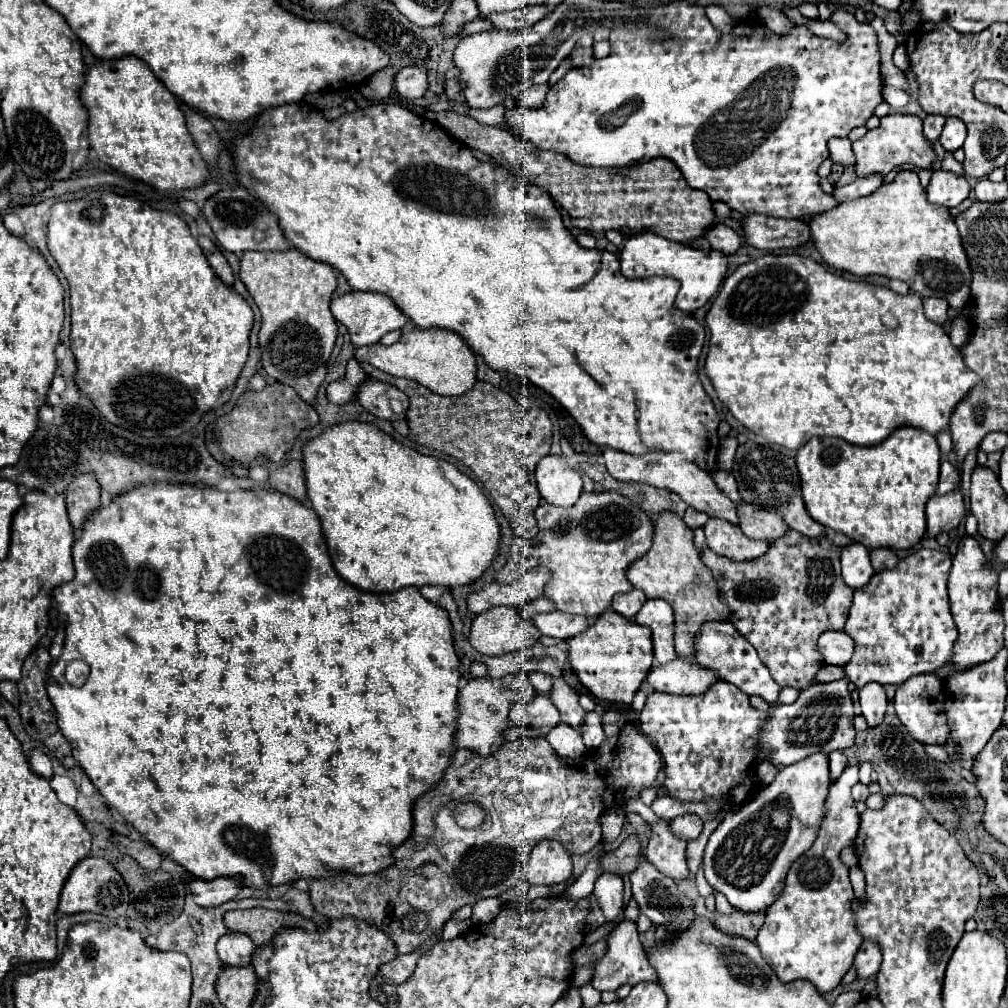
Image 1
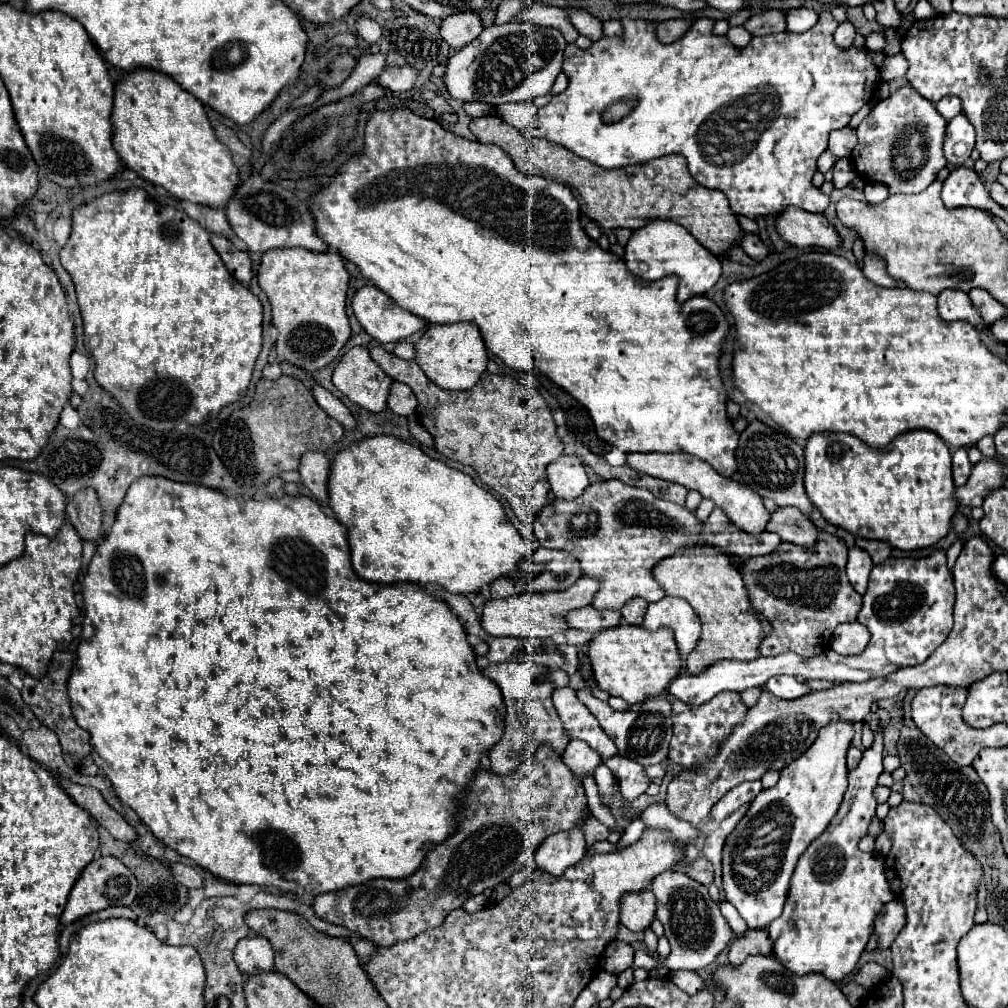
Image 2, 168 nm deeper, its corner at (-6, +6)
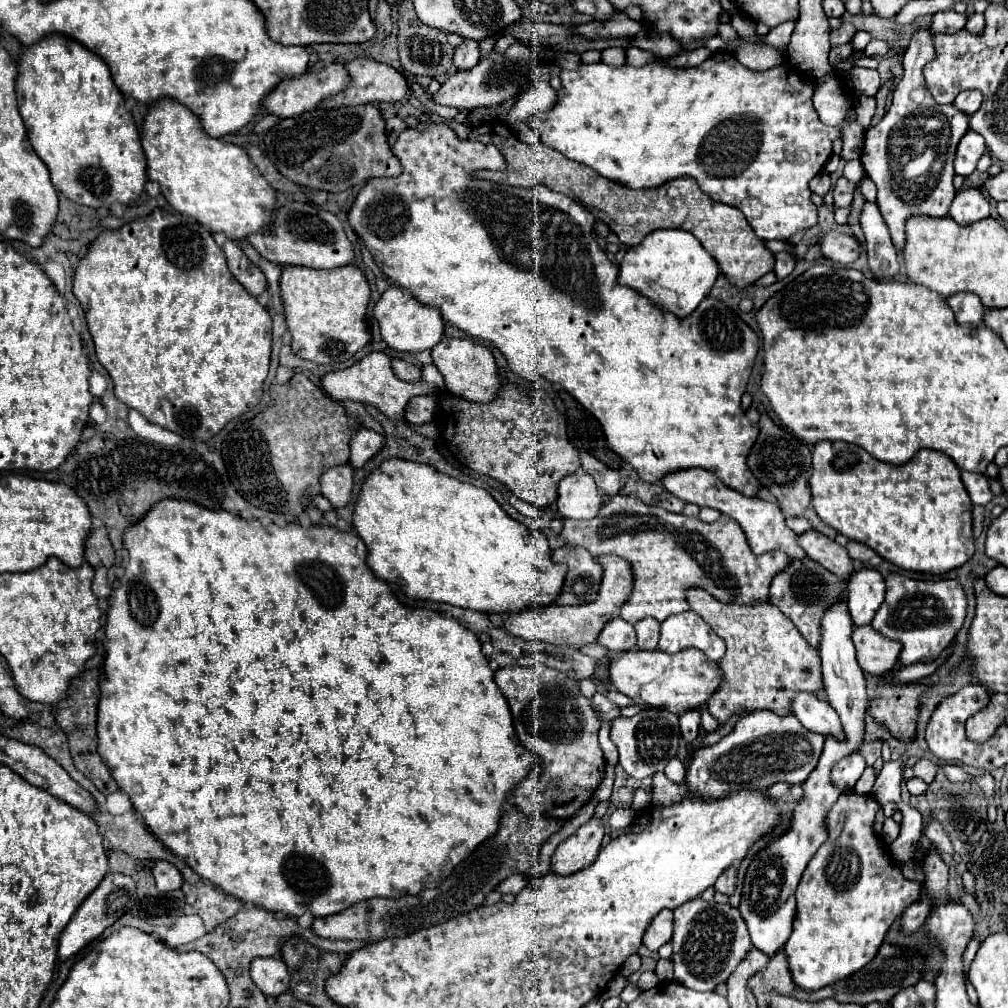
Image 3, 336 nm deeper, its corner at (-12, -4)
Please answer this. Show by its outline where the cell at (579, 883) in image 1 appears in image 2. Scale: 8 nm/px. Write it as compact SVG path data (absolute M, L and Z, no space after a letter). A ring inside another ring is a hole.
M601 764L601 766L597 768L597 772L595 772L593 778L595 778L595 784L597 784L599 792L601 792L605 798L611 798L611 796L615 794L615 778L613 778L611 770L609 770L605 764Z

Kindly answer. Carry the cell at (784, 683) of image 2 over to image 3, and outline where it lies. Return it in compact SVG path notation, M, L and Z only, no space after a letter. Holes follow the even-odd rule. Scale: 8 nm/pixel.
M797 692L791 704L791 712L807 730L819 732L823 736L831 734L835 738L843 738L839 716L835 714L835 710L831 710L831 706L827 706L827 702L823 702L815 694Z

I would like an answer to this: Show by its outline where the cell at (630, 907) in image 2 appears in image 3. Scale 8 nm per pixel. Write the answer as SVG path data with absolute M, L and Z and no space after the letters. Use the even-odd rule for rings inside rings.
M661 910L647 926L643 934L643 946L649 950L659 950L665 942L669 942L673 936L673 912Z

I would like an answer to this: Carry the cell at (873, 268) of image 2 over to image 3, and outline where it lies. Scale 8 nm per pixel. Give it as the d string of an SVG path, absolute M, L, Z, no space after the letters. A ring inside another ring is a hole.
M865 204L861 212L861 228L865 232L865 250L867 250L867 264L873 272L875 280L895 278L901 270L897 248L891 242L889 230L879 214L875 204Z

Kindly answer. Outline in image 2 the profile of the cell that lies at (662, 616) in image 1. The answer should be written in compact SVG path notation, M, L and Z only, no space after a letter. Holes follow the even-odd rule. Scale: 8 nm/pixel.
M665 596L663 600L649 604L643 626L647 630L659 630L663 626L671 628L675 632L677 646L683 658L687 658L701 640L699 616L683 598Z

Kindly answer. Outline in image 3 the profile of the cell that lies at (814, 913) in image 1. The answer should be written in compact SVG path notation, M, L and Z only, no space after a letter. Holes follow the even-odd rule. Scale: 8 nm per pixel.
M843 792L831 808L831 814L827 816L829 838L811 858L801 876L801 882L797 886L797 914L793 922L793 932L785 942L783 950L789 960L793 982L803 990L821 990L869 964L875 958L889 926L911 902L919 898L921 886L913 880L907 880L893 866L891 856L883 850L879 838L873 834L877 810L879 802L873 796Z

